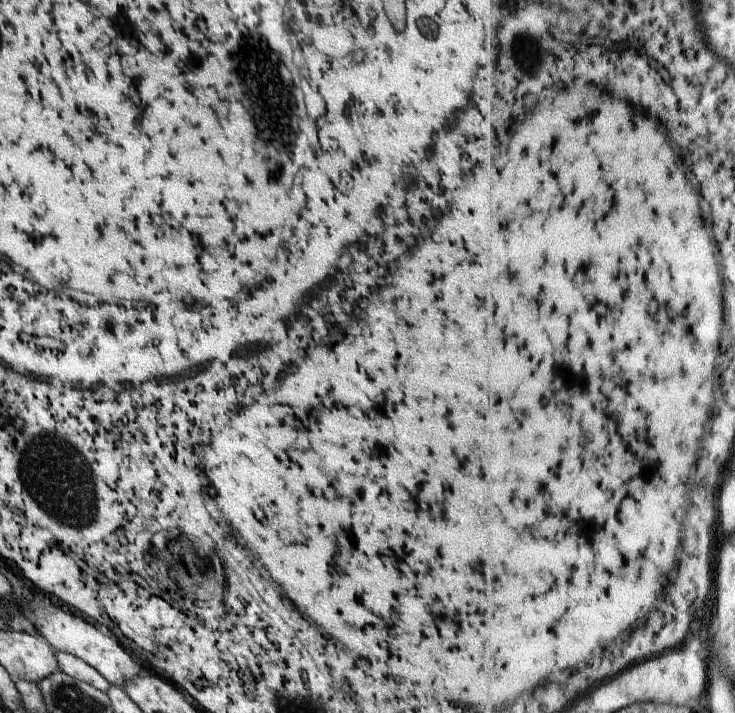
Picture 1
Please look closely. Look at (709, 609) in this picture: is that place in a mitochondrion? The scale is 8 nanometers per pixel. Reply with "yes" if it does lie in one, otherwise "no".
no

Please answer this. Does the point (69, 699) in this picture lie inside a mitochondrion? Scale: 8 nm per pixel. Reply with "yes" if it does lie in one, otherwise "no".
yes

